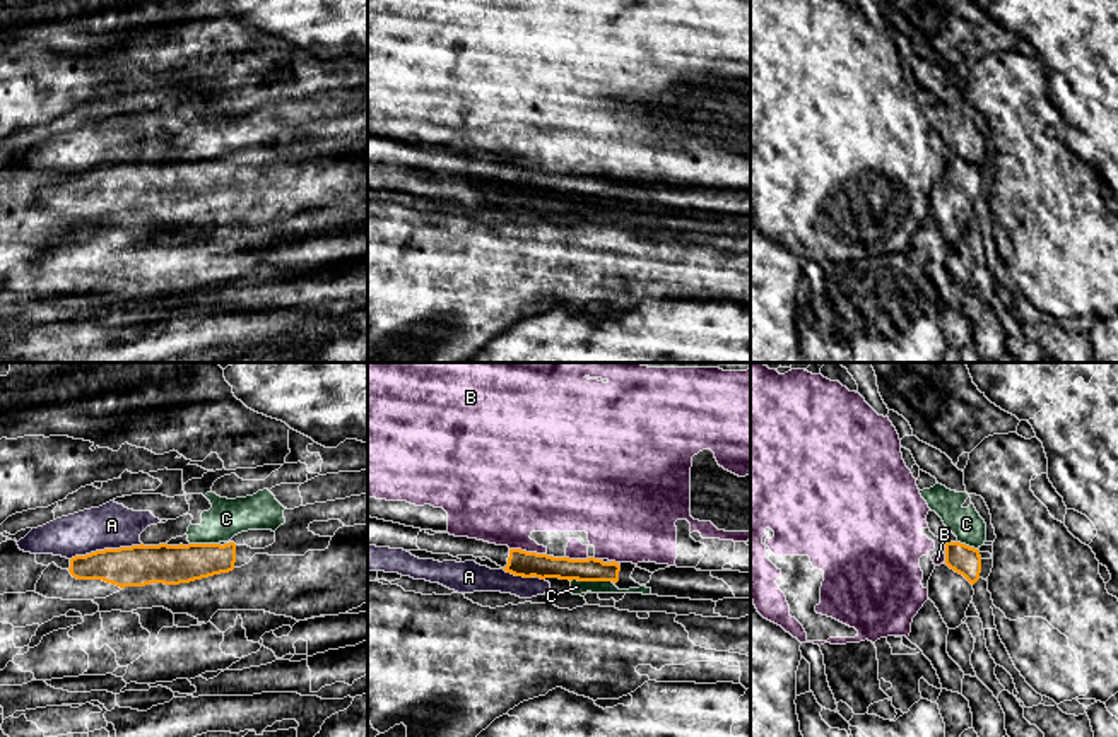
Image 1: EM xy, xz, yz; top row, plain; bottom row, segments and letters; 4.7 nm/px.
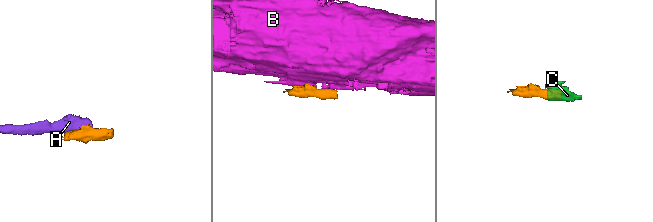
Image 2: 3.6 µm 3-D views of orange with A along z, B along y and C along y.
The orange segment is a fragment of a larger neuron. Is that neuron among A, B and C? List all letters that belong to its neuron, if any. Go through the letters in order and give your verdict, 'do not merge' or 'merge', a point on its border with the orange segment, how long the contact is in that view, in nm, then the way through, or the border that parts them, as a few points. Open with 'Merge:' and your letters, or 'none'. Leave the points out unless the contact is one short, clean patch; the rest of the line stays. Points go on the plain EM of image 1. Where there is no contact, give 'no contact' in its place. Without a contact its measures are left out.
Merge: none
A: do not merge; contact xy (105, 166); length 340 nm; border xy (141, 159), (130, 165), (96, 166), (76, 171), (70, 176)
B: do not merge; contact xz (525, 168); length 170 nm
C: do not merge; contact xz (590, 197); length 190 nm; border xz (611, 197), (571, 199)

